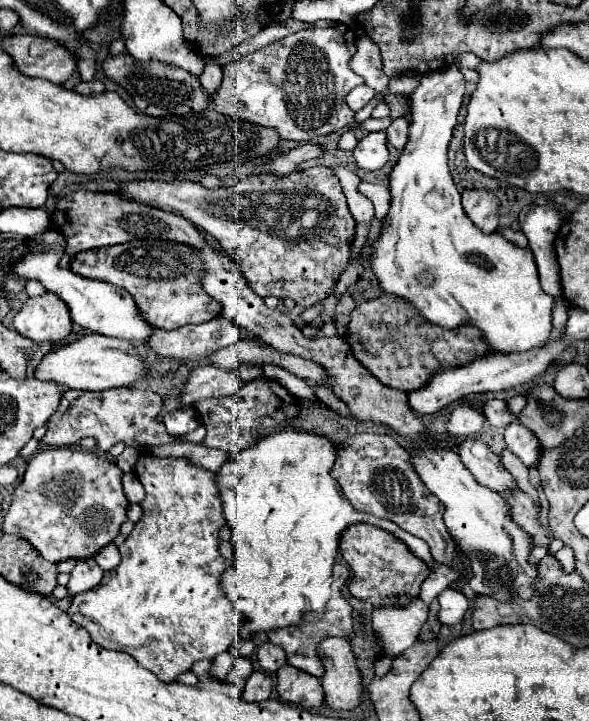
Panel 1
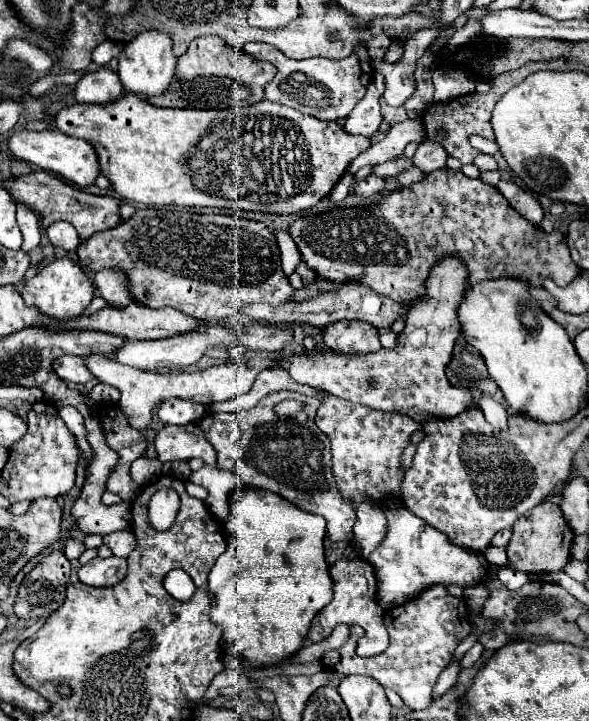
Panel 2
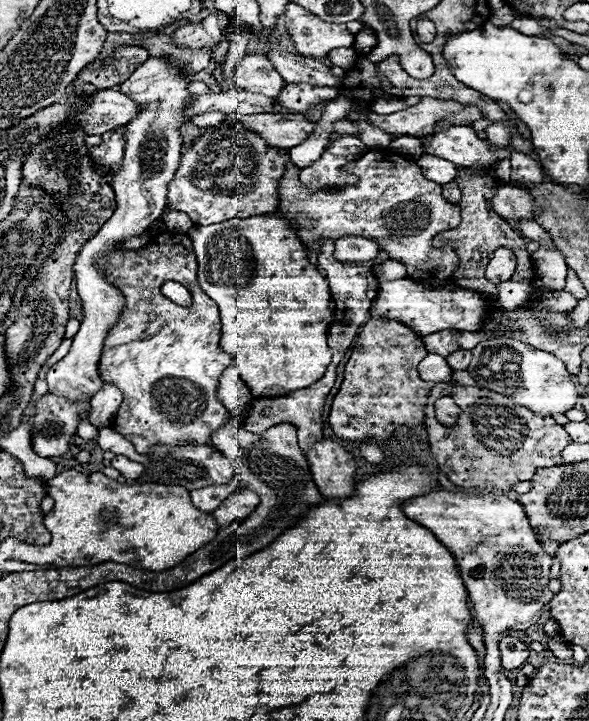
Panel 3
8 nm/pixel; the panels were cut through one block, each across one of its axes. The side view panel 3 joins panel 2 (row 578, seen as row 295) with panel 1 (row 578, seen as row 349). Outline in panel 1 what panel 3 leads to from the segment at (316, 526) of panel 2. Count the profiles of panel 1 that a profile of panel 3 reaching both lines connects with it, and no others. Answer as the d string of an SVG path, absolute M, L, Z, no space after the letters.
M278 430L262 438L258 444L242 450L236 462L226 462L216 472L216 486L220 488L224 517L231 532L230 542L234 552L232 566L222 574L222 588L240 614L240 636L244 640L256 632L270 632L298 624L304 614L316 612L324 606L324 602L328 602L332 566L336 562L340 536L350 524L366 522L388 530L406 542L406 546L418 558L422 558L426 564L432 564L432 554L422 538L408 534L390 520L380 520L372 514L360 514L352 508L352 504L342 496L340 484L330 476L334 460L334 444L324 436L296 430Z

